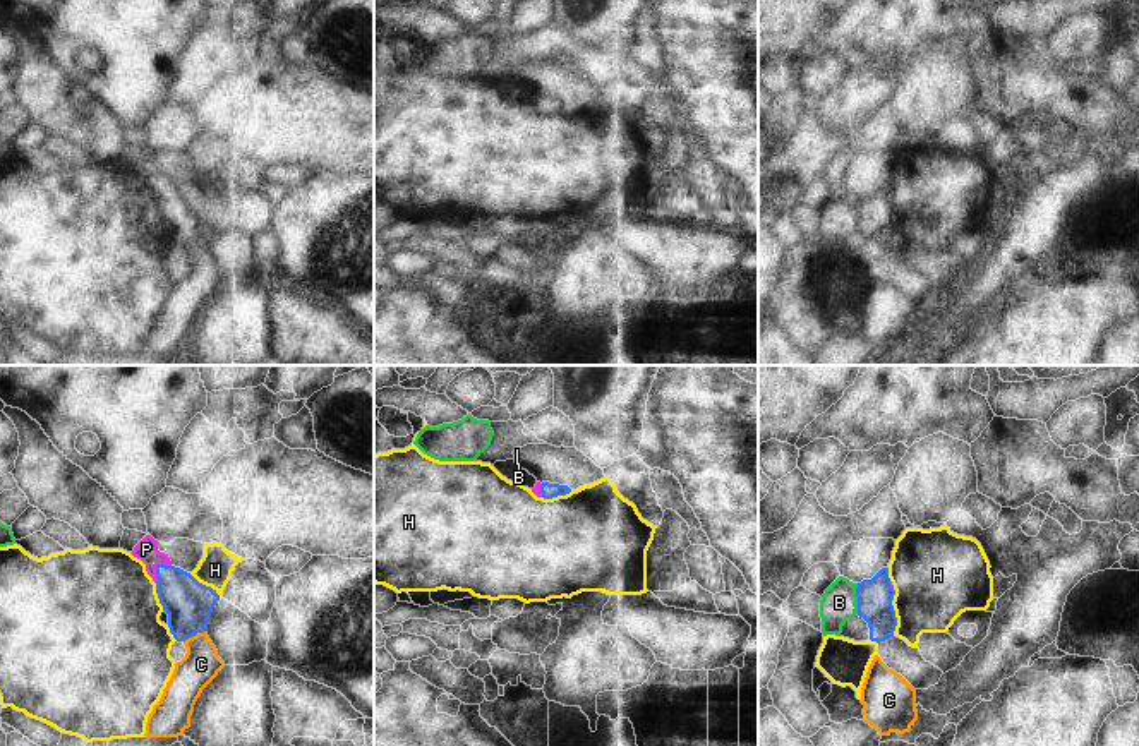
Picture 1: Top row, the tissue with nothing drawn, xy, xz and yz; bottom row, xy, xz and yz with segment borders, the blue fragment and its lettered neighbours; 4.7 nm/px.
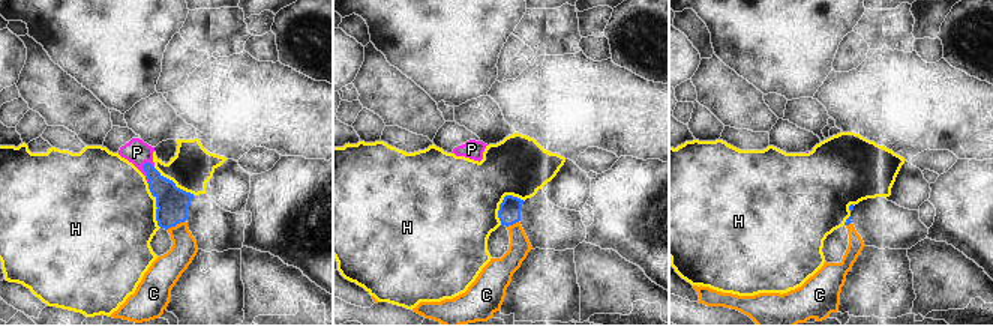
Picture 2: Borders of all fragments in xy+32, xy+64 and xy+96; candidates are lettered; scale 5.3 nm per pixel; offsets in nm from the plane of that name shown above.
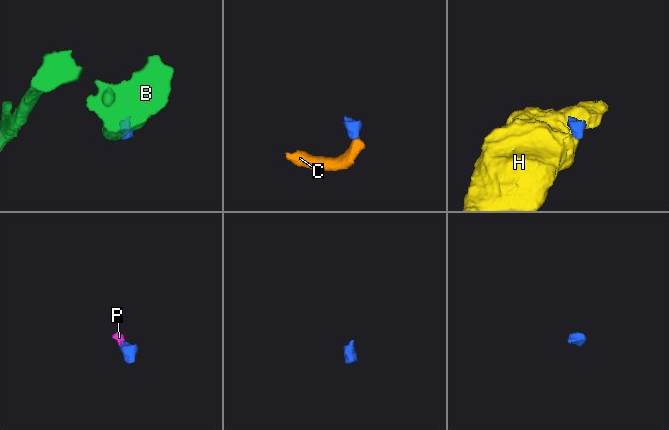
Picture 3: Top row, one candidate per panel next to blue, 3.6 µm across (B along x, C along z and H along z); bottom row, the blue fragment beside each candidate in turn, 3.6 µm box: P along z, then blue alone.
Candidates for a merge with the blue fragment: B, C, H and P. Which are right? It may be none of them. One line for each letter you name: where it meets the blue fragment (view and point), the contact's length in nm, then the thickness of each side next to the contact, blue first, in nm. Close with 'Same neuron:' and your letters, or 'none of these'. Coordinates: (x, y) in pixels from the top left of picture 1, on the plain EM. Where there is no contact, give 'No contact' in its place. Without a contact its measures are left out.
C: Touches blue at xy (194, 251). Shared border 120 nm. Thickness 220 nm (blue) against 180 nm
P: Touches blue at xy (156, 184). Shared border 120 nm. Thickness 220 nm (blue) against 100 nm
Same neuron: C, P.

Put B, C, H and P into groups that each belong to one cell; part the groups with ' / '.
B / C P / H

